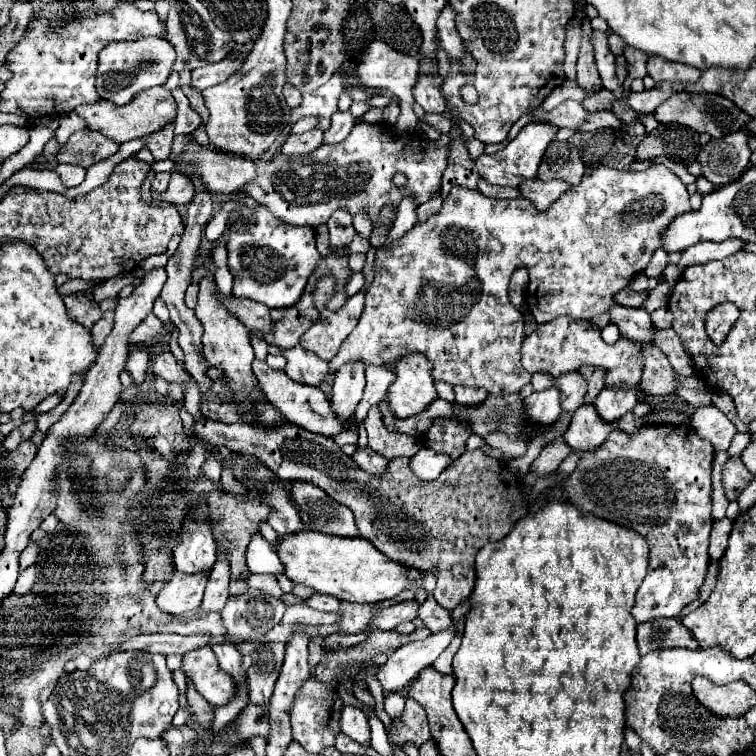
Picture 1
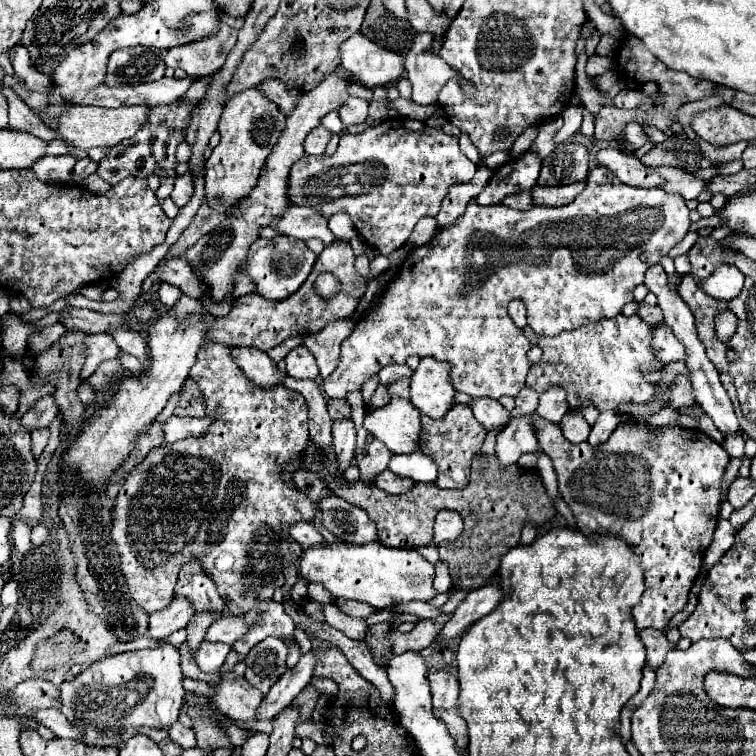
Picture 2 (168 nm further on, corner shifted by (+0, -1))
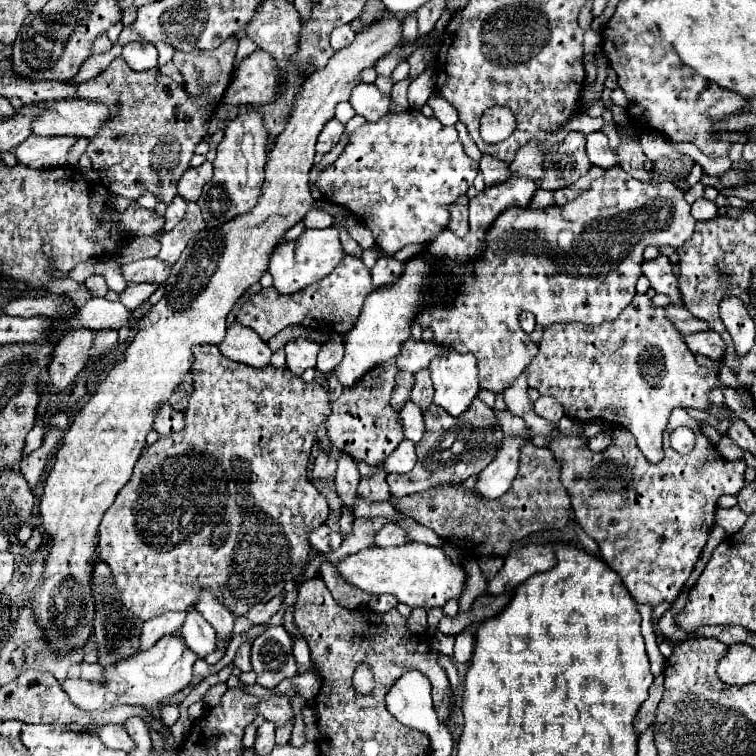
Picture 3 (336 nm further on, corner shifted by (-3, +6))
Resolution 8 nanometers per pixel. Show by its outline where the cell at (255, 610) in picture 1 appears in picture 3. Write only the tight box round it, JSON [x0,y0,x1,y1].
[233,642,251,670]

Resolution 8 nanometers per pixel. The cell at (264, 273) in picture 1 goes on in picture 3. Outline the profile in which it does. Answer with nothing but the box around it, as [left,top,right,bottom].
[269,226,343,294]

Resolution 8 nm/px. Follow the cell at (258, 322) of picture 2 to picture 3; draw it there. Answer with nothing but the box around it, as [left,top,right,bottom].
[235,254,373,342]

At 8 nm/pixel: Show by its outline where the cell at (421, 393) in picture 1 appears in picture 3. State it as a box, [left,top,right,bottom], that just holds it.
[429,348,479,416]

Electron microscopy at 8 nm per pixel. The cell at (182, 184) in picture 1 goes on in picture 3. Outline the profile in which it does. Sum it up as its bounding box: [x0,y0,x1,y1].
[177,162,213,202]

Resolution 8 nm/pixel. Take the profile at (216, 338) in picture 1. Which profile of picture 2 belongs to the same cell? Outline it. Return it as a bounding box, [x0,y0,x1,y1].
[110,343,316,615]

